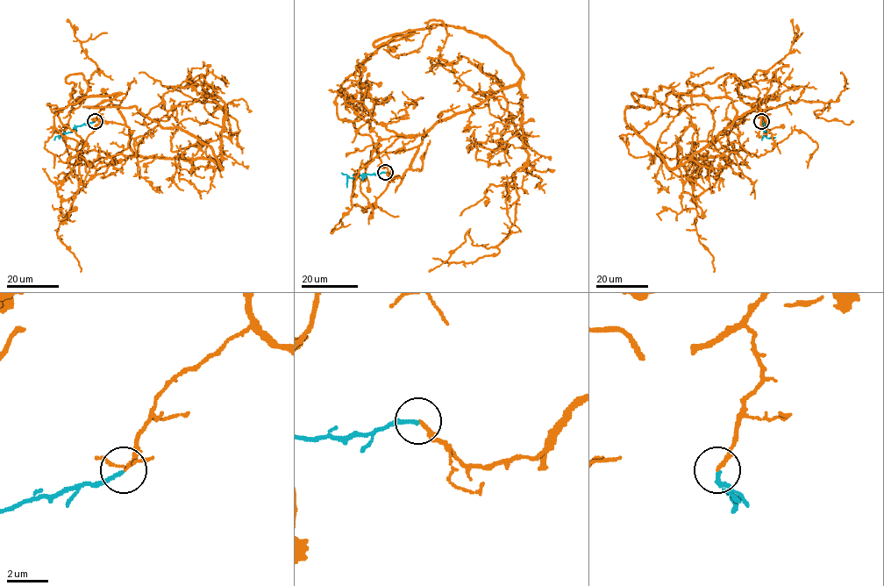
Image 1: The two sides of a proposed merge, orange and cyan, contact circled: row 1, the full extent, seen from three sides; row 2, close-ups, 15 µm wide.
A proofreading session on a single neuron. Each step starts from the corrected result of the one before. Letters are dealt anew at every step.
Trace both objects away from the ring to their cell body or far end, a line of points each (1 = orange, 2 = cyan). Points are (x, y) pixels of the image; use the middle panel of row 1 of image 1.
1: (385, 172), (426, 132), (388, 130), (360, 93), (373, 112), (340, 119), (357, 68), (369, 224)
2: (385, 172), (348, 177), (346, 187)

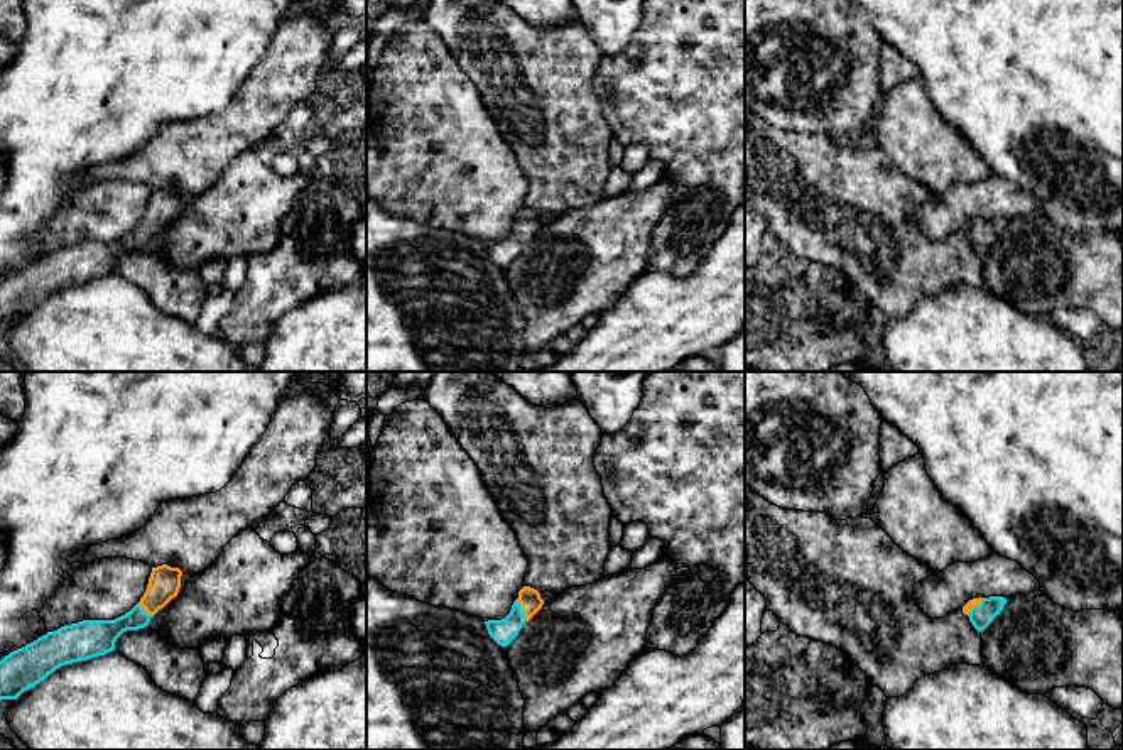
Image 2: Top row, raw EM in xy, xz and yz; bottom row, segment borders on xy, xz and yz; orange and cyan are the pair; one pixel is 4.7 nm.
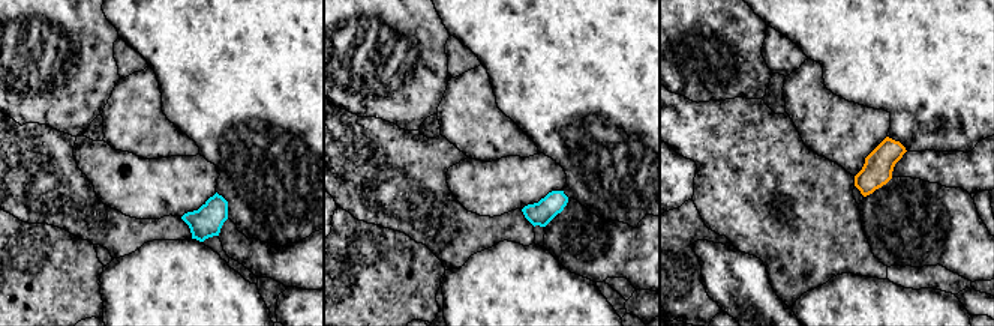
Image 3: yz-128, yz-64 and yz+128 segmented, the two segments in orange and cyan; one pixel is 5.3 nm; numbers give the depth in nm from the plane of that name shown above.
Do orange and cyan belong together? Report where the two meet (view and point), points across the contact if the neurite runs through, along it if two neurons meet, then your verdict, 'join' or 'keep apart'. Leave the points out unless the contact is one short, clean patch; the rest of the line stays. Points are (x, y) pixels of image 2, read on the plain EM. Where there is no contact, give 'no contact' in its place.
xz (522, 232) | across xz (529, 220), (522, 232), (504, 252) | join

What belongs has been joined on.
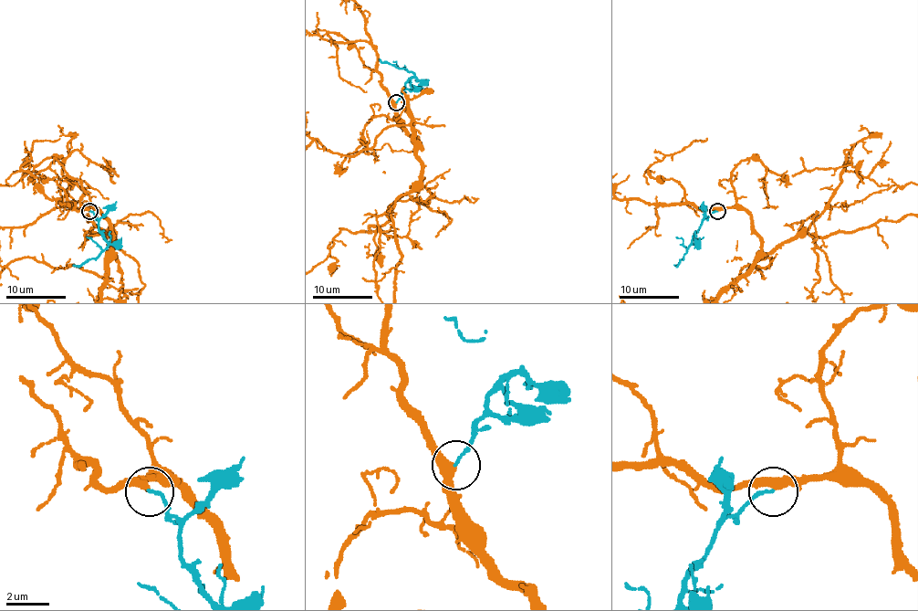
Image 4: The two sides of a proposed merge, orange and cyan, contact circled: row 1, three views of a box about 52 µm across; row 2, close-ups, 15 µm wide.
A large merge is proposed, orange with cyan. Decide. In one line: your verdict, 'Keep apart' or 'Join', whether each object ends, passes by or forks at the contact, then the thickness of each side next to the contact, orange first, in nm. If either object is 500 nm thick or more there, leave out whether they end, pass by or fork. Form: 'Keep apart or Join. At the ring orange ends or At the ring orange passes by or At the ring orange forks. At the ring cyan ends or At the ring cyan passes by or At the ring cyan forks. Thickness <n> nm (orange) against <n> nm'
Join. At the ring orange passes by. At the ring cyan ends. Thickness 360 nm (orange) against 130 nm

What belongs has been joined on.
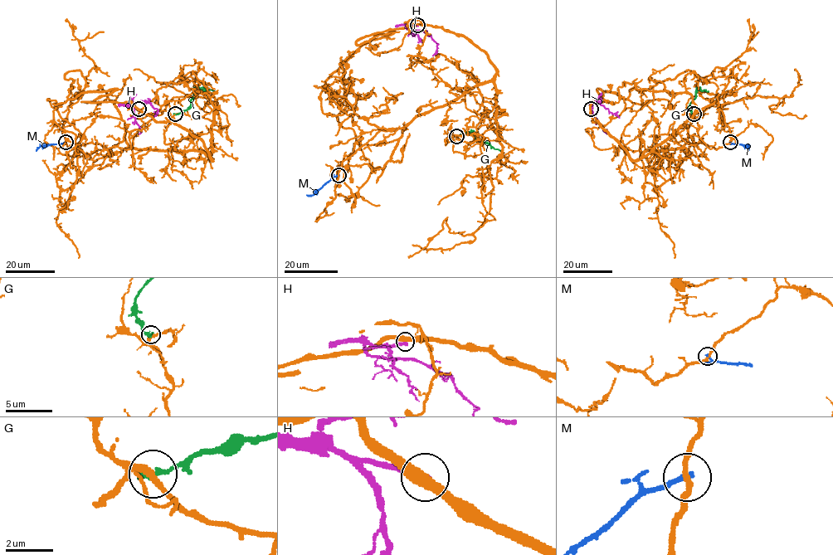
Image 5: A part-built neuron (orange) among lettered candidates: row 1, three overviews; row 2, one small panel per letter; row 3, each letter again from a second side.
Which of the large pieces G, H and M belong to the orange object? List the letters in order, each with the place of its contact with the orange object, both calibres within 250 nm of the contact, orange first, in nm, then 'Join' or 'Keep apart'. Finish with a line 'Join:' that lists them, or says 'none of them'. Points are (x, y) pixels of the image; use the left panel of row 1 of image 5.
G: Touches orange at (175, 114). Thickness 240 nm (orange) against 240 nm. Keep apart
H: Touches orange at (138, 109). Thickness 480 nm (orange) against 320 nm. Keep apart
M: Touches orange at (65, 142). Thickness 200 nm (orange) against 220 nm. Keep apart
Join: none of them

